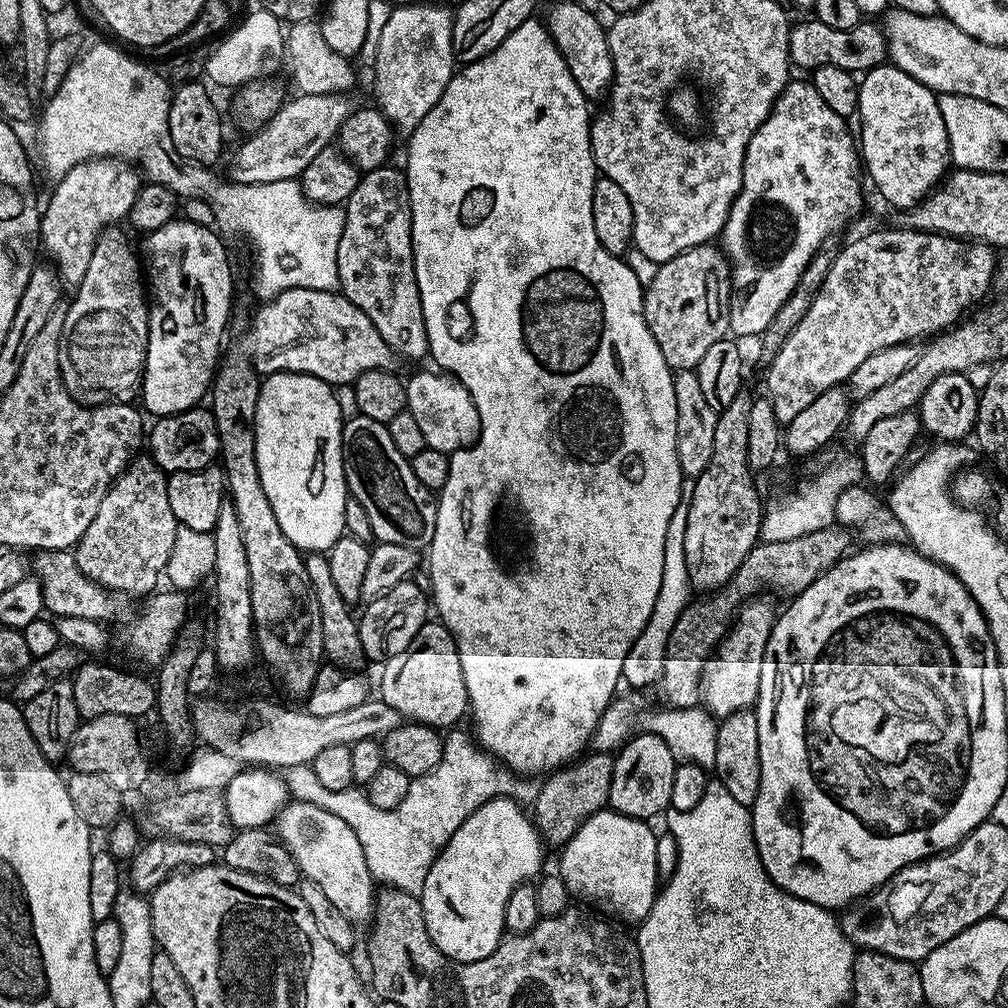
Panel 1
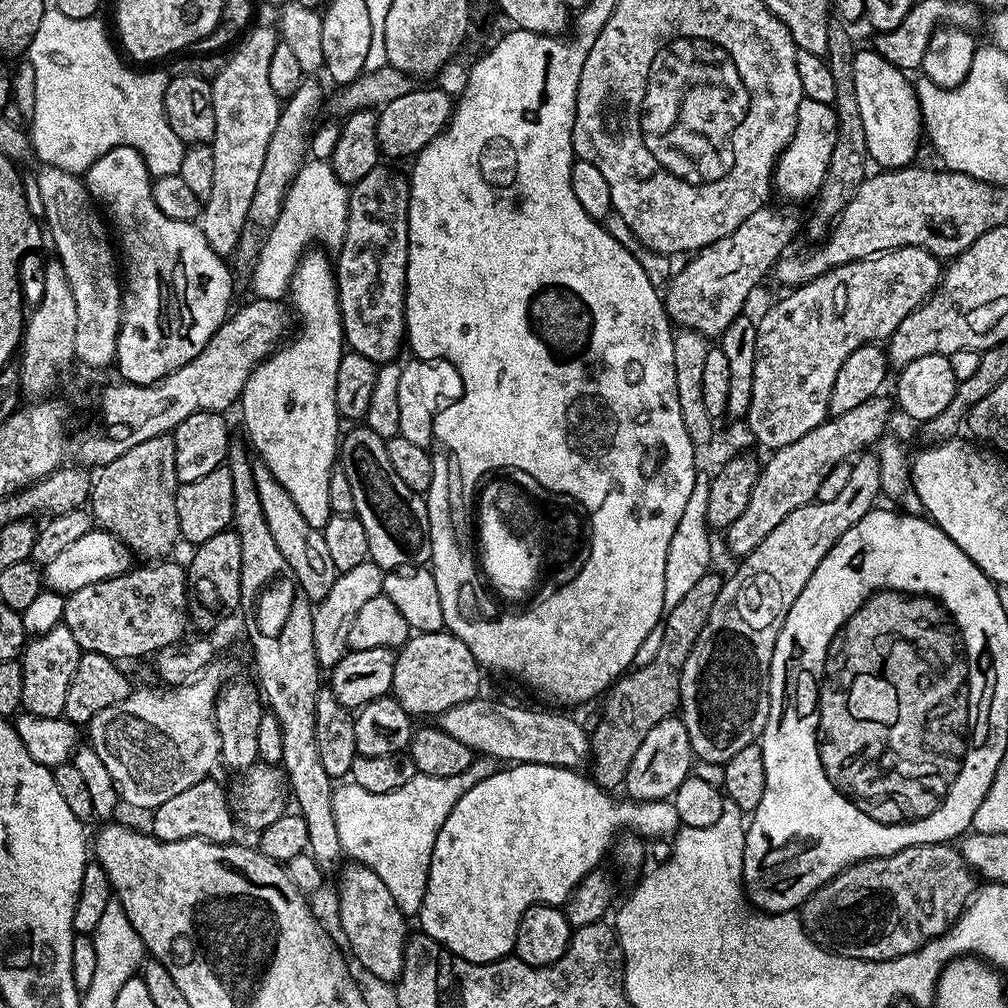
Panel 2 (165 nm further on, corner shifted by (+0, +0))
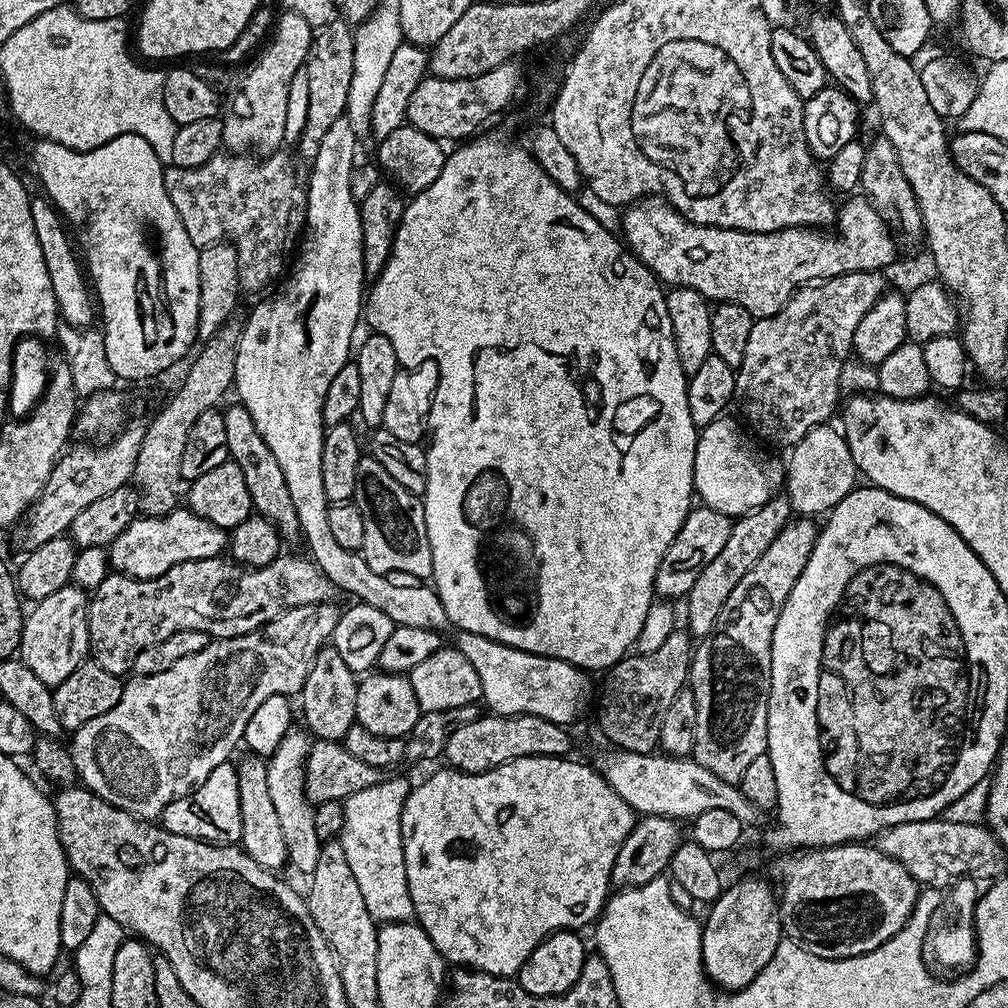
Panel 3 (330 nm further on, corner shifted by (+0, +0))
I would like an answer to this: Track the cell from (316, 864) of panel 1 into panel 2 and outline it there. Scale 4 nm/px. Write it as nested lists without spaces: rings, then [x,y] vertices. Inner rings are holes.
[[[355,862],[345,863],[343,868],[344,873],[340,876],[340,928],[348,939],[347,951],[375,977],[395,982],[404,971],[404,945],[410,936],[404,925],[405,914],[398,910],[398,902],[394,902],[390,890],[386,890],[382,878],[378,878],[374,870]]]

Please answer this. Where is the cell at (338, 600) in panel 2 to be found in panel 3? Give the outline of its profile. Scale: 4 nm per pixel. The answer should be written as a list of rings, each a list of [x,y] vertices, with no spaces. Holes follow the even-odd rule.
[[[325,602],[286,610],[286,614],[274,618],[274,622],[266,622],[266,626],[262,626],[245,636],[235,636],[225,640],[213,639],[206,646],[206,650],[198,650],[198,654],[190,654],[190,658],[181,658],[179,662],[174,662],[174,666],[170,666],[170,670],[162,670],[162,674],[136,676],[132,678],[132,681],[129,679],[122,690],[122,698],[118,698],[118,706],[114,706],[114,710],[106,710],[106,714],[98,714],[98,718],[90,718],[90,722],[86,722],[86,726],[75,729],[73,736],[76,737],[73,738],[72,742],[70,741],[70,751],[79,783],[88,788],[95,796],[100,796],[106,802],[126,810],[131,816],[159,817],[160,811],[166,806],[170,806],[170,802],[188,795],[193,788],[203,784],[205,778],[210,774],[210,770],[214,770],[214,766],[229,763],[231,756],[228,755],[235,750],[236,743],[239,745],[243,741],[246,724],[250,721],[251,715],[258,710],[258,706],[262,705],[262,702],[266,702],[272,696],[292,698],[300,693],[306,682],[306,674],[310,674],[315,656],[331,641],[334,626],[338,626],[341,609],[335,608],[334,605],[335,603]]]

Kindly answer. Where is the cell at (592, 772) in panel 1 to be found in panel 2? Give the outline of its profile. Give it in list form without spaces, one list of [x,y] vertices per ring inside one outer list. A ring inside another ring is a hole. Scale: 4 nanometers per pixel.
[[[710,570],[686,593],[686,598],[678,602],[678,606],[667,609],[662,620],[662,642],[658,646],[654,658],[641,668],[633,667],[624,673],[603,697],[604,709],[600,712],[600,721],[596,729],[590,732],[590,756],[596,760],[596,769],[590,772],[605,790],[619,789],[624,782],[624,775],[638,754],[638,746],[642,746],[642,738],[658,726],[658,722],[667,720],[680,706],[680,682],[678,666],[688,657],[688,651],[694,646],[698,634],[702,634],[702,626],[706,626],[706,618],[710,618],[710,606],[714,606],[714,598],[718,598],[722,576],[716,570]]]

